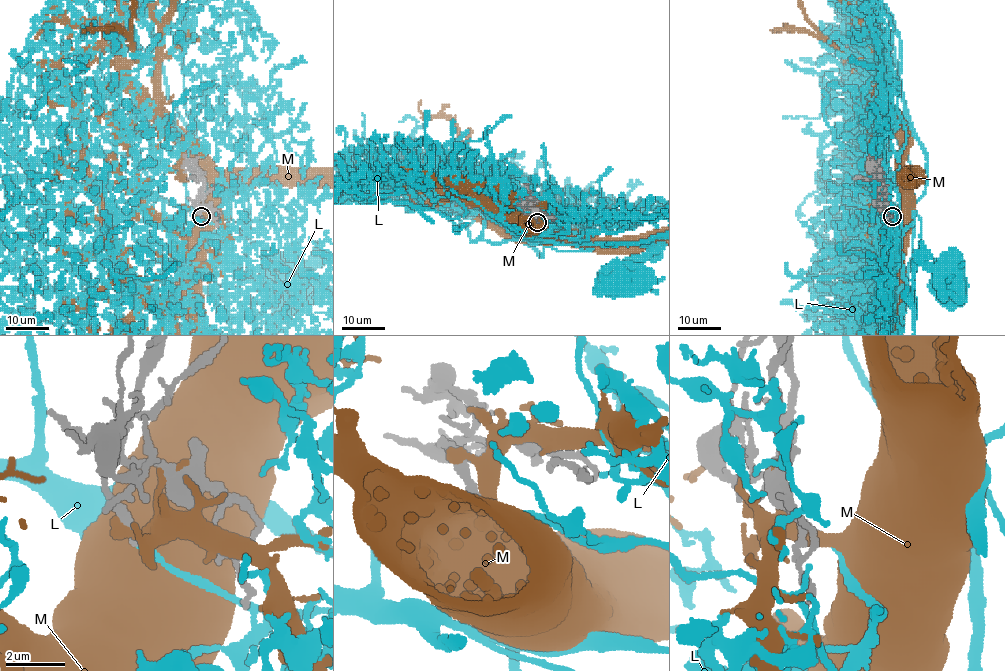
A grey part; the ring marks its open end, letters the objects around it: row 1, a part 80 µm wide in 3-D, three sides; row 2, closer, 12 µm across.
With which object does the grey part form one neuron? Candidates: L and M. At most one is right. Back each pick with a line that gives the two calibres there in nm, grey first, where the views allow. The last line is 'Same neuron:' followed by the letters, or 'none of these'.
L: Thickness 260 nm (grey) against 200 nm
Same neuron: L

